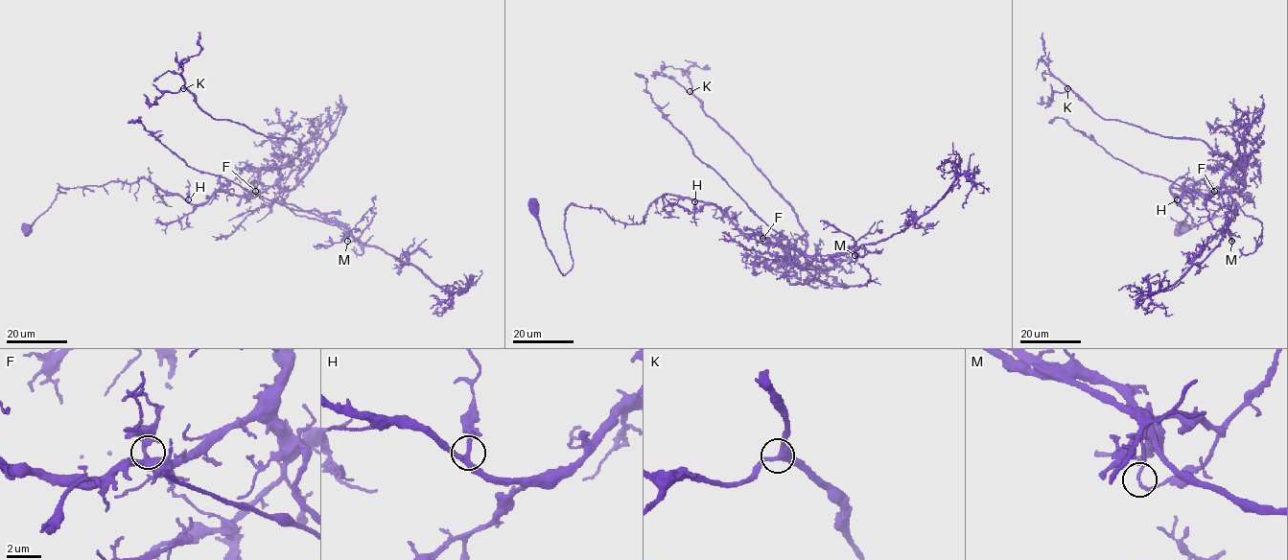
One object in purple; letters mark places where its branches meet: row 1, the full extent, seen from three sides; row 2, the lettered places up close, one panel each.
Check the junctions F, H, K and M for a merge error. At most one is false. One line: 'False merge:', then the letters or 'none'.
False merge: M

